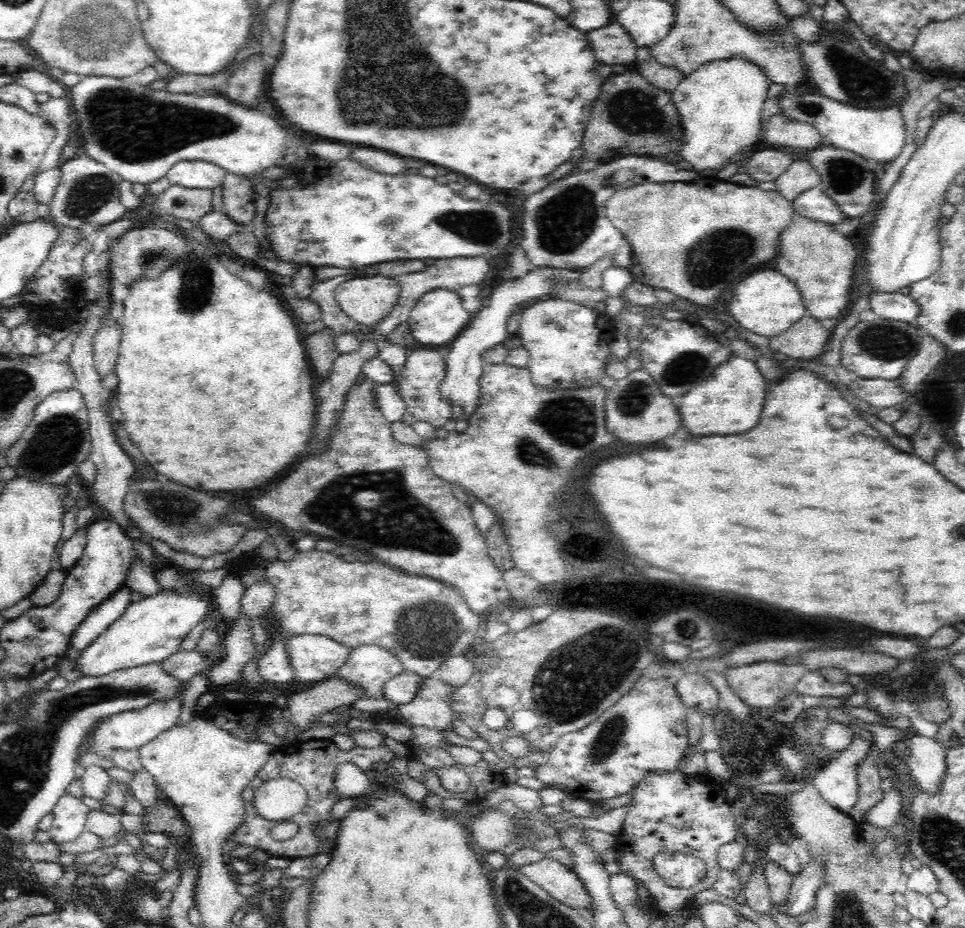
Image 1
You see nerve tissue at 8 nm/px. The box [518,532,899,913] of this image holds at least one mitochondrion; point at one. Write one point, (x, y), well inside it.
(565, 688)

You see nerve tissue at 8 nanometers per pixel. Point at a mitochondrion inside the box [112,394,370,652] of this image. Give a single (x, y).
(177, 509)

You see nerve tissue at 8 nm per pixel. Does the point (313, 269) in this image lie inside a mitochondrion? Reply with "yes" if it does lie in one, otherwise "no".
no

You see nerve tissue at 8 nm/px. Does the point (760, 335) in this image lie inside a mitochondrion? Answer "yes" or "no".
no

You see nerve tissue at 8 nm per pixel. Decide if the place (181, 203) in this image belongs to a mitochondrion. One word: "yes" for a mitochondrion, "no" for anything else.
yes

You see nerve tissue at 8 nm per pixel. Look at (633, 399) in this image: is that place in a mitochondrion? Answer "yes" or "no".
yes

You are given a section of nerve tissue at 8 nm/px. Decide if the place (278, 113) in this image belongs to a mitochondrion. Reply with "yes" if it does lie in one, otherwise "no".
no

